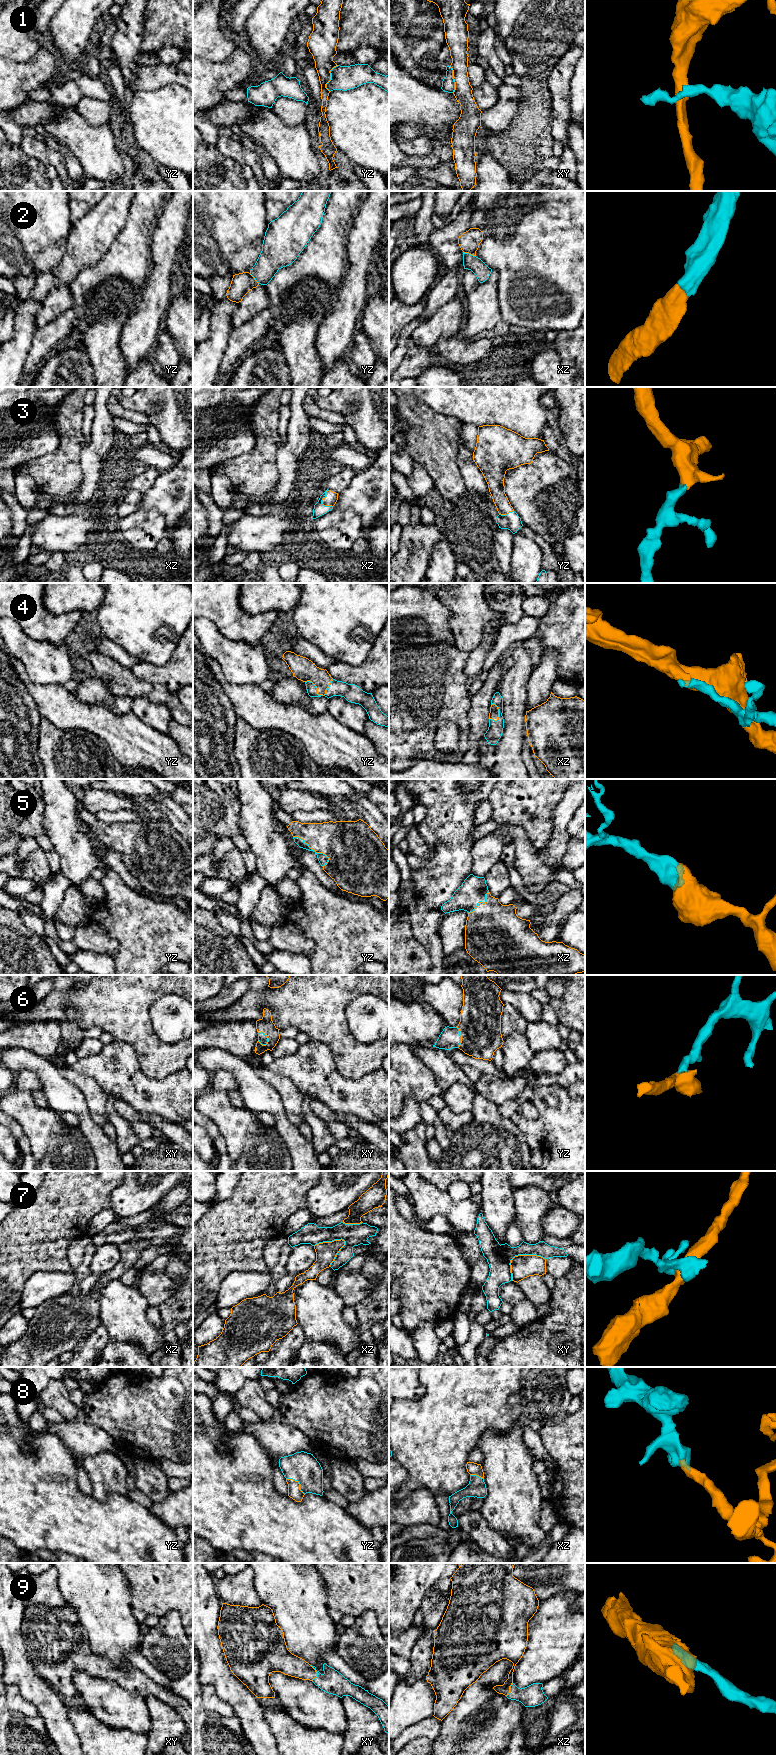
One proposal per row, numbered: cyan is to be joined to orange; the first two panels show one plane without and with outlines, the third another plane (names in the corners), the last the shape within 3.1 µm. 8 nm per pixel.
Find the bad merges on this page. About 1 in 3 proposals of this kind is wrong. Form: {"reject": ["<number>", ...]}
{"reject": ["1", "7"]}

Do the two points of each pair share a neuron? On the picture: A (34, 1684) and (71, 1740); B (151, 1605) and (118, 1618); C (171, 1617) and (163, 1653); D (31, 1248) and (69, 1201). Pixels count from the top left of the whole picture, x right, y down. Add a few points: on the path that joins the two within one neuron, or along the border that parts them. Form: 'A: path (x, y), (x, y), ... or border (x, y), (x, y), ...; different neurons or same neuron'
A: path (44, 1698), (49, 1703), (59, 1726); same neuron
B: border (128, 1586), (133, 1609); different neurons
C: path (170, 1626), (166, 1644); same neuron
D: path (35, 1236), (58, 1213); same neuron

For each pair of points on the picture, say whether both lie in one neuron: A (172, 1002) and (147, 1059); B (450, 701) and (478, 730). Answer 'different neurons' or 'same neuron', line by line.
A: different neurons
B: different neurons

